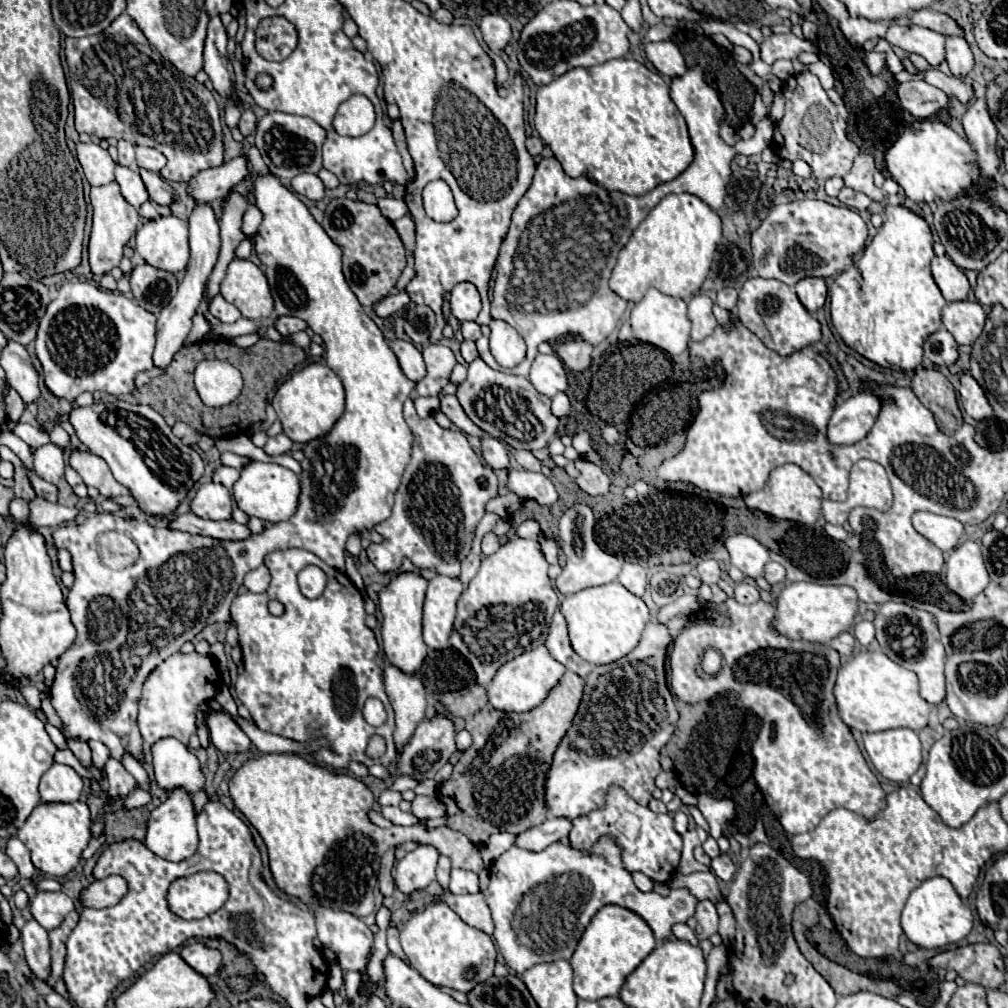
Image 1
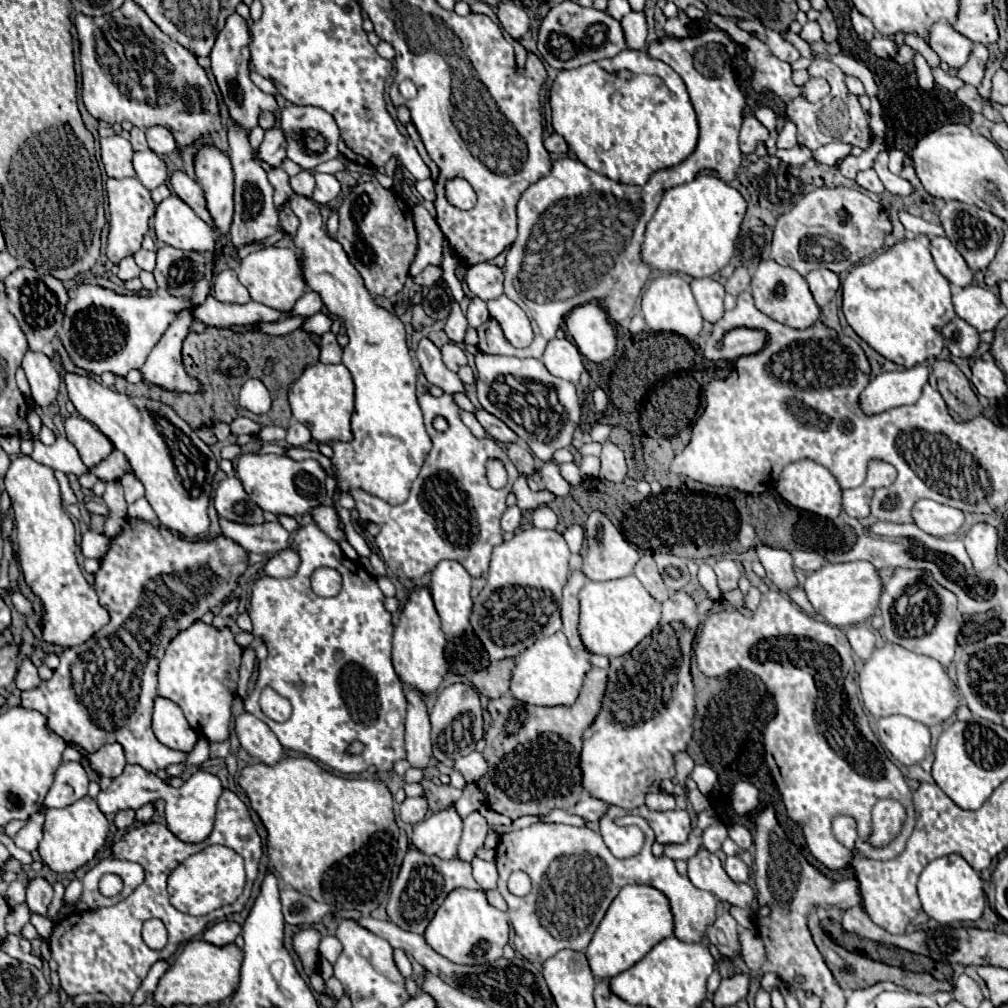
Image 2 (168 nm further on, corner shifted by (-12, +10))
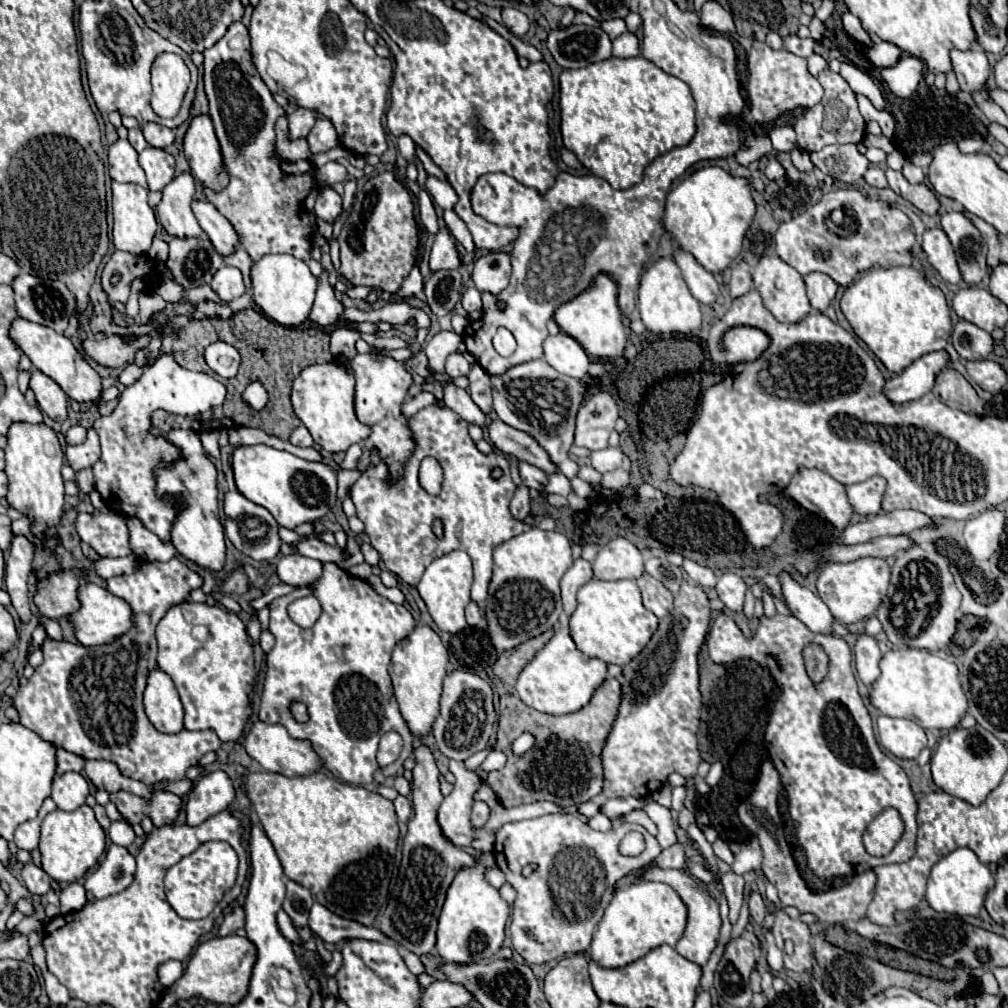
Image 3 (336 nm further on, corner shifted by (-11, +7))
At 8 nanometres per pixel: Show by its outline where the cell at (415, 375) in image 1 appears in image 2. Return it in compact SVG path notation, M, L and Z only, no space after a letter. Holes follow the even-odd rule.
M420 339L418 347L412 351L414 357L418 359L420 363L420 369L422 373L426 375L426 379L432 383L432 385L438 385L442 387L446 393L464 393L464 385L462 381L458 379L456 373L448 371L448 367L442 363L442 357L440 357L440 349L430 341L430 339Z

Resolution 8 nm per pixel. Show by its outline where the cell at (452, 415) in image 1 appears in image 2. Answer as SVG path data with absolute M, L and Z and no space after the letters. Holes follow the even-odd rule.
M476 409L476 411L474 411L474 417L476 417L478 423L486 429L486 433L488 433L490 437L494 437L496 441L502 441L502 443L514 443L514 441L520 441L518 435L516 435L514 431L510 431L498 417L490 415L488 411Z

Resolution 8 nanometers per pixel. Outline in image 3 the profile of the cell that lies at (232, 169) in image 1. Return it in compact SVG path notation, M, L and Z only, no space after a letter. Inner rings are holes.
M297 108L287 118L289 118L289 134L291 134L291 138L301 138L301 136L307 136L311 132L311 126L315 126L317 112L307 110L307 108Z

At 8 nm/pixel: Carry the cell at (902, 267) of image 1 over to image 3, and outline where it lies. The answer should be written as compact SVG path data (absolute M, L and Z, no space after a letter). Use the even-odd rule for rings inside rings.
M897 266L887 270L867 270L845 288L841 310L853 332L893 374L903 372L923 354L945 348L951 336L951 318L945 296L939 288L927 282L919 268Z

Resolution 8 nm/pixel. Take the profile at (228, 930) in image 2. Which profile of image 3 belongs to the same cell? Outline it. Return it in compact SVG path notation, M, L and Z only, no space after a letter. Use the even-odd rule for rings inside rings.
M235 906L223 920L223 924L219 926L219 934L221 936L229 936L233 934L235 930L243 928L245 926L245 914L243 914L243 906Z

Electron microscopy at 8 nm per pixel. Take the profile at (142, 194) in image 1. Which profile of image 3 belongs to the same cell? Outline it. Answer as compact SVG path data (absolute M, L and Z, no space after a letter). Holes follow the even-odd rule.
M147 146L139 154L139 162L147 174L149 190L163 190L175 178L175 158L163 148Z

